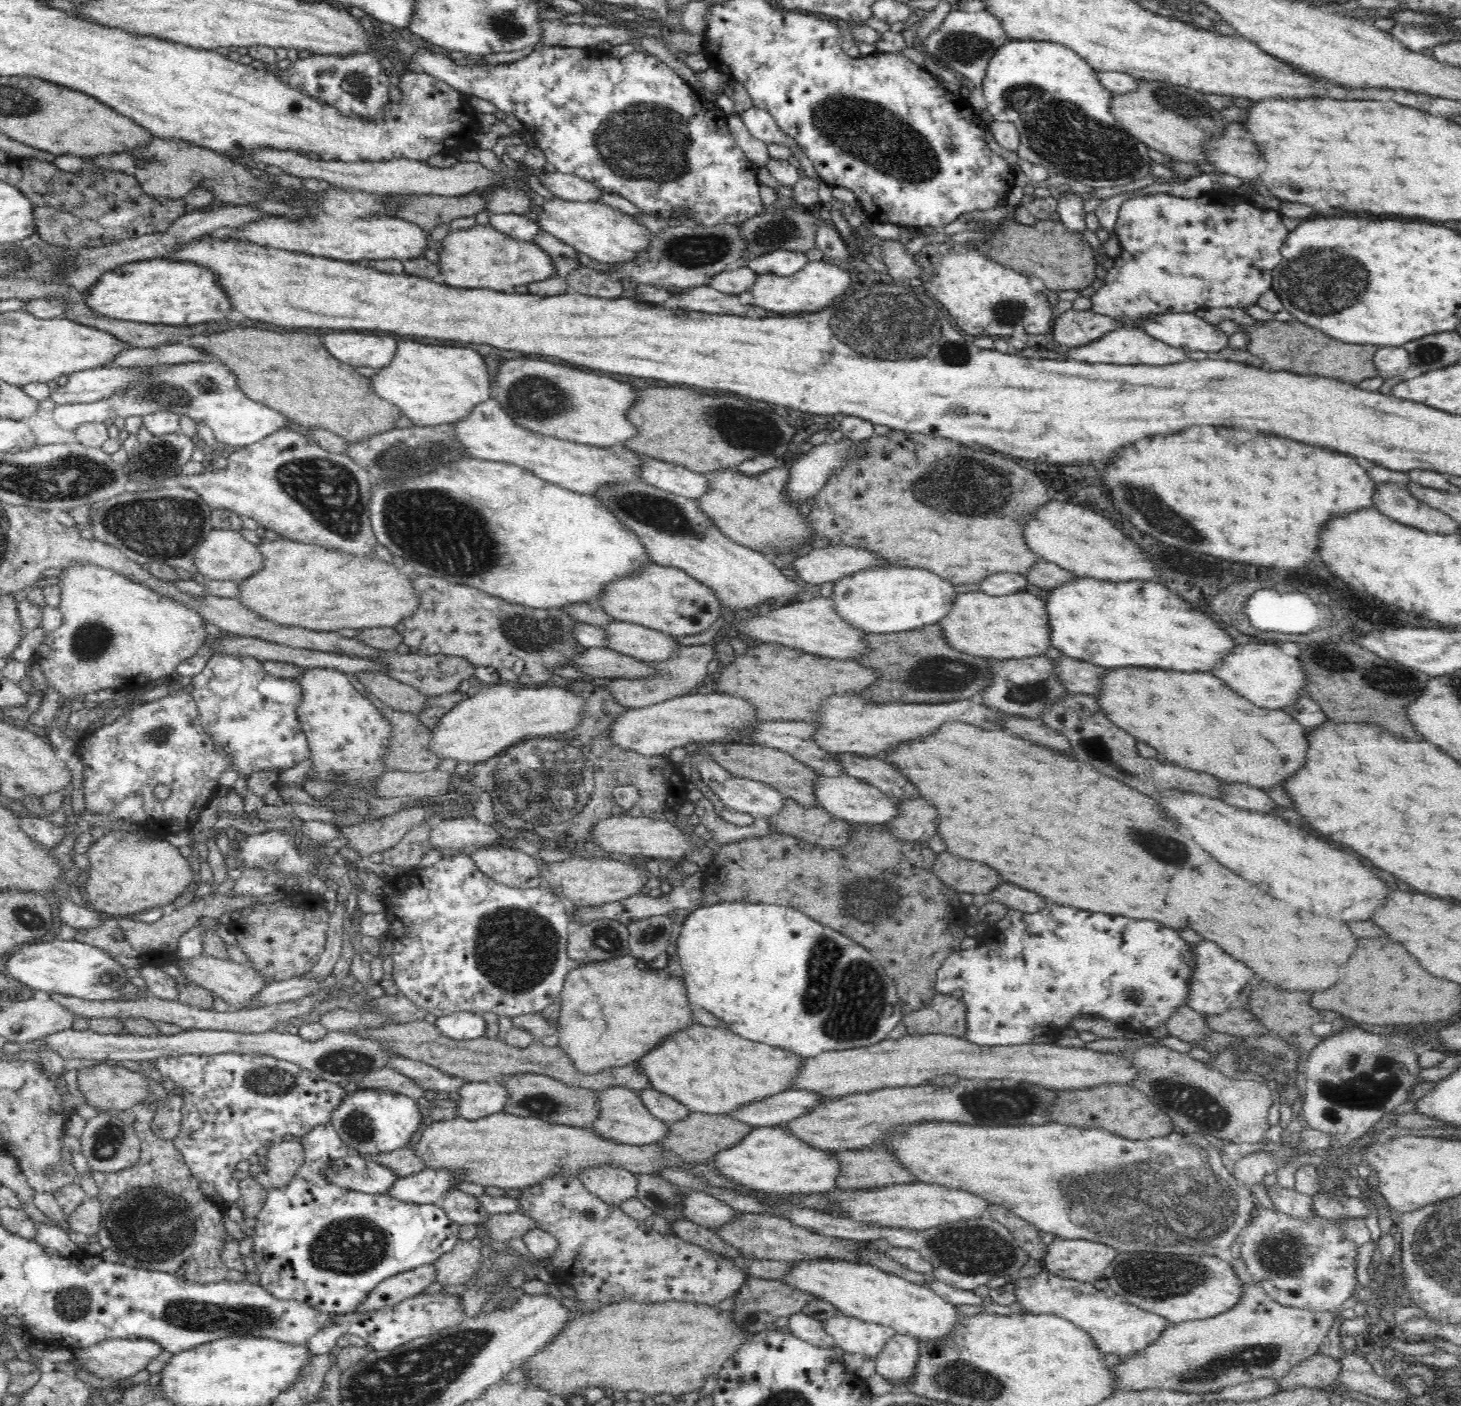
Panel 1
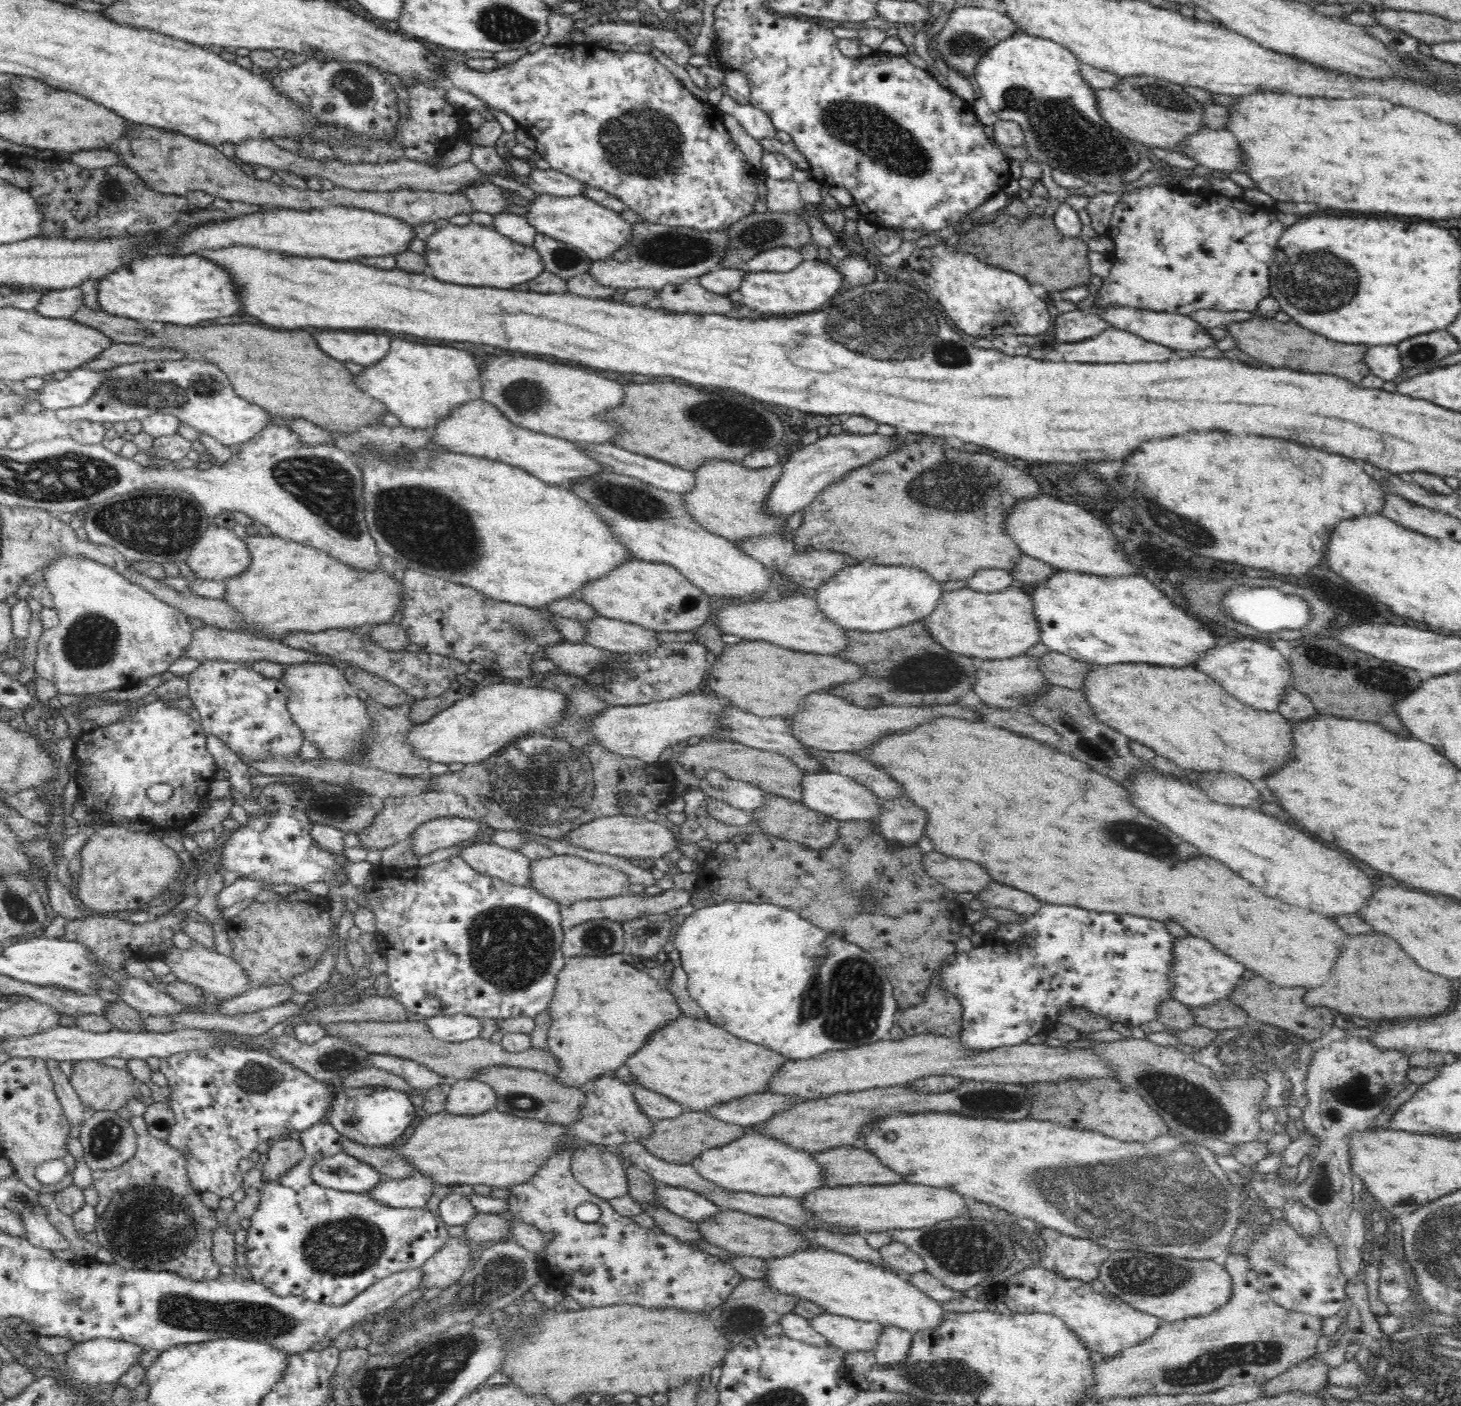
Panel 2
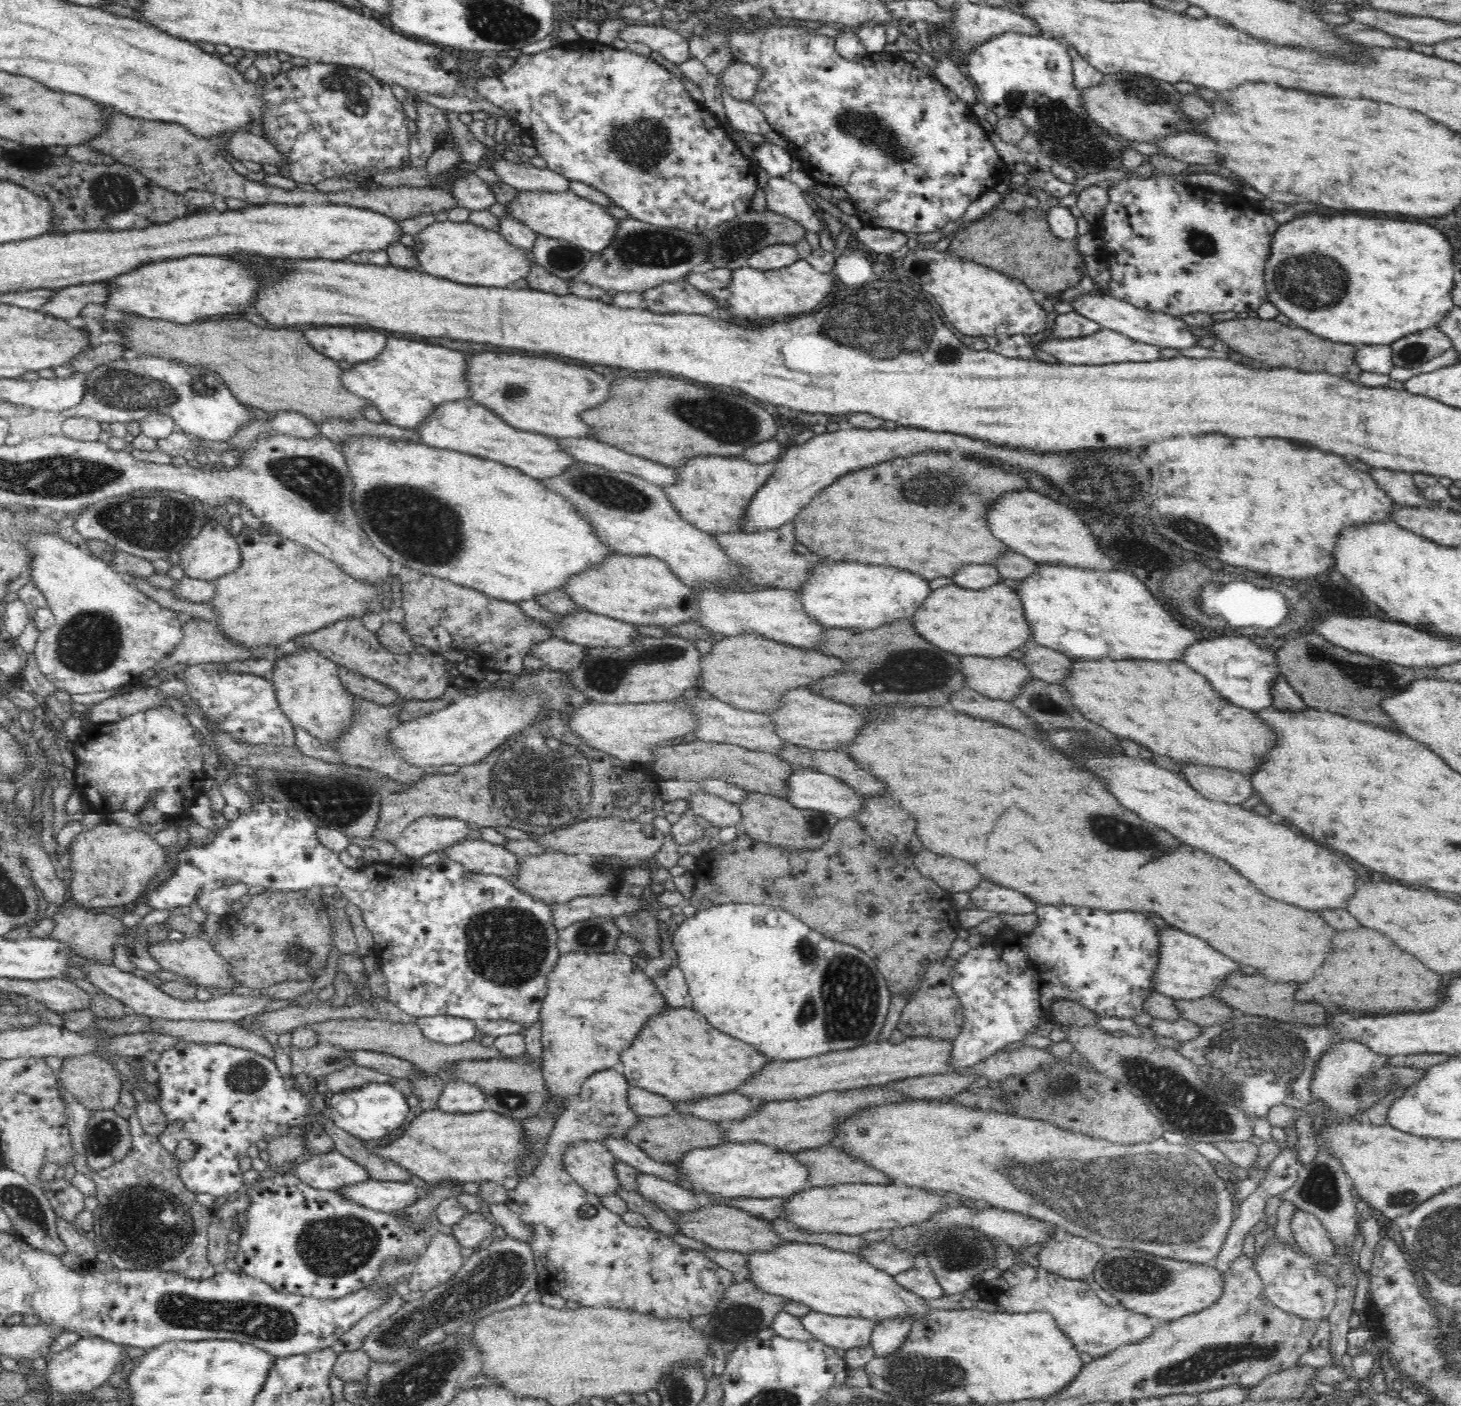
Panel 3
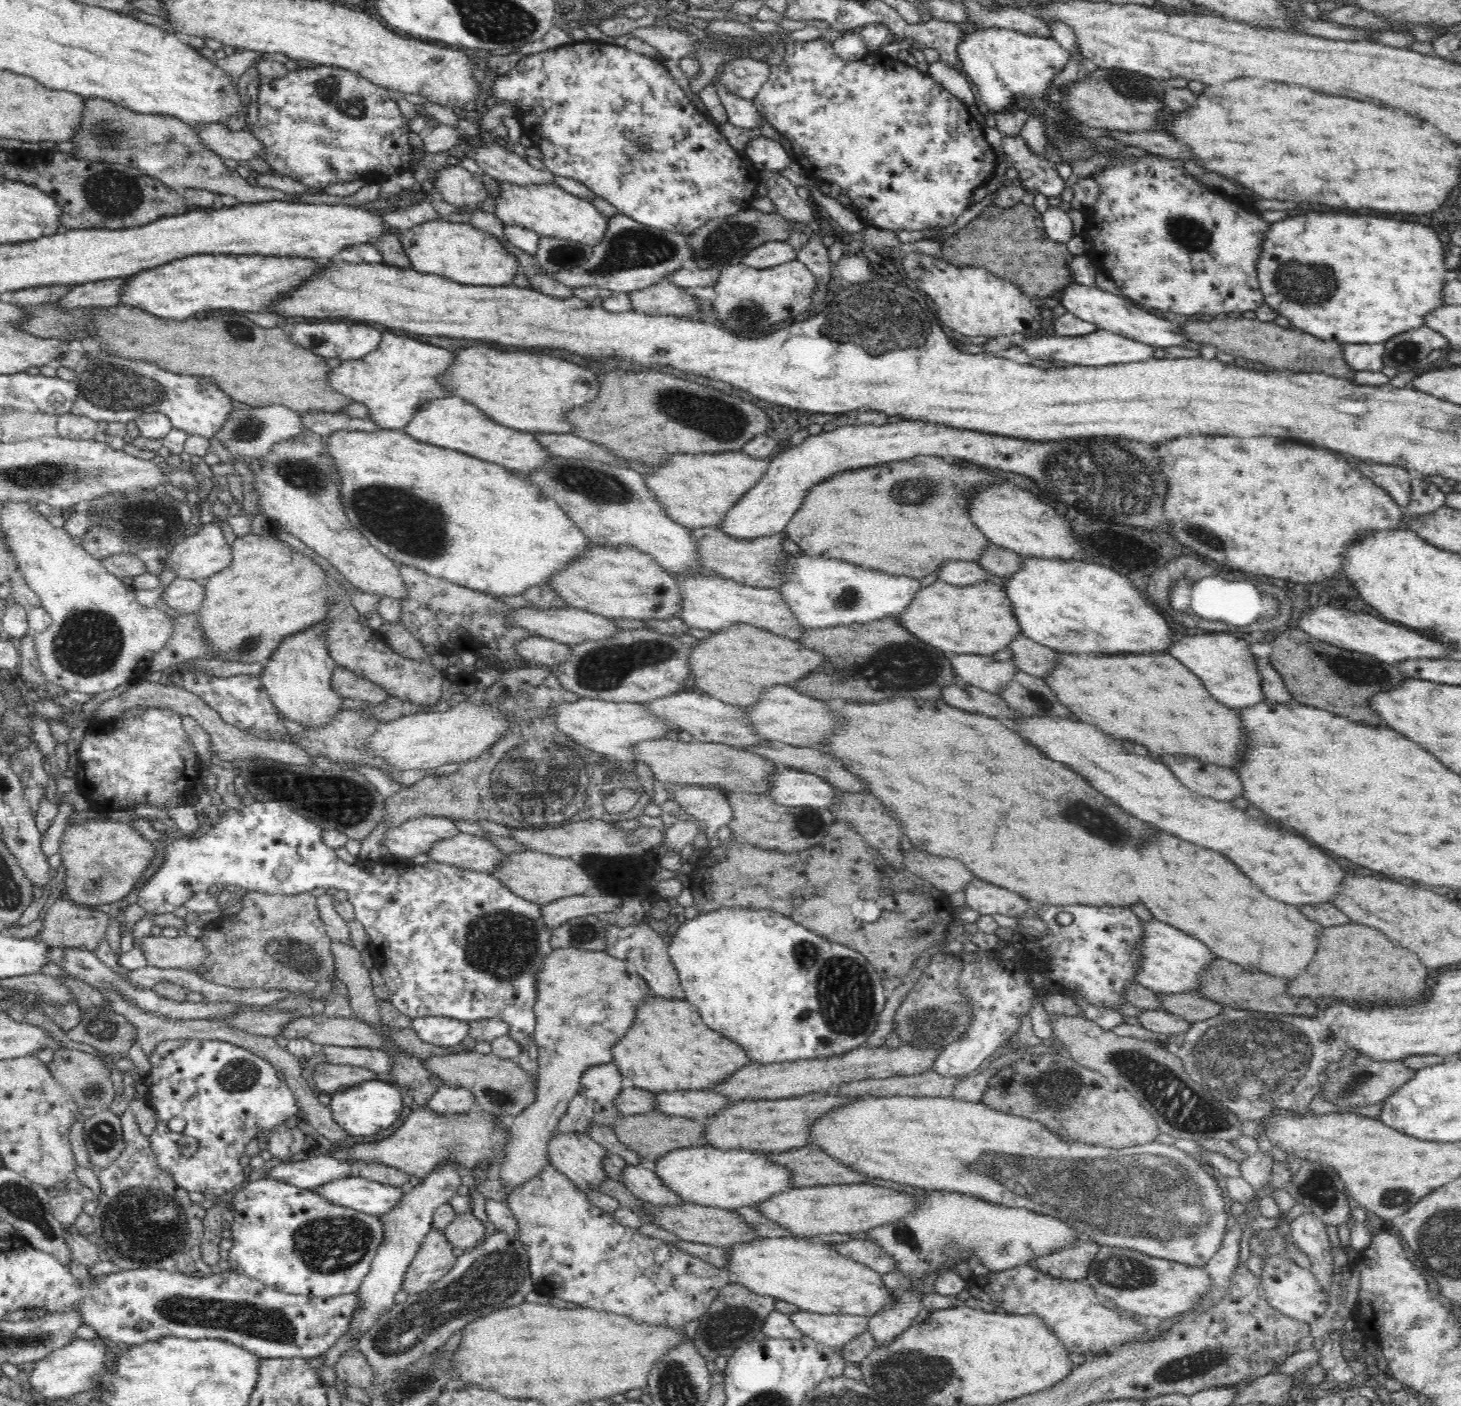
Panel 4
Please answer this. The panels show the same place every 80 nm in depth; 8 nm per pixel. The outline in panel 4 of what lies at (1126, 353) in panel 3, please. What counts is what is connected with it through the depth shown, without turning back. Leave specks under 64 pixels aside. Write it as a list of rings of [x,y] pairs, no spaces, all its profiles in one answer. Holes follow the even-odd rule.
[[[1099,329],[1095,333],[1084,336],[1056,336],[1055,334],[1026,336],[1019,349],[1032,360],[1054,359],[1071,365],[1097,367],[1107,364],[1146,362],[1154,358],[1154,350],[1157,347]]]

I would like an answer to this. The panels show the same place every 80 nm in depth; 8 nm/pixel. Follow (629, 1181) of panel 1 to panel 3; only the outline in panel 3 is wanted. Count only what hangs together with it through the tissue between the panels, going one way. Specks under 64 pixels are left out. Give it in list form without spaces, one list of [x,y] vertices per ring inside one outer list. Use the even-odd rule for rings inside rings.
[[[582,1141],[564,1152],[566,1171],[593,1195],[612,1196],[622,1185],[616,1173],[616,1155],[602,1142]]]

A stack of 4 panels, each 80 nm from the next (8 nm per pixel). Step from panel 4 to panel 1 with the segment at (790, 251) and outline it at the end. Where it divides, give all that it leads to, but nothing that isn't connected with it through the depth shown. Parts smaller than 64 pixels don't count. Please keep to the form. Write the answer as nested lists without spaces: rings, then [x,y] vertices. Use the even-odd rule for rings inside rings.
[[[774,250],[770,254],[753,257],[748,266],[759,274],[772,273],[788,277],[800,272],[808,262],[803,252]]]

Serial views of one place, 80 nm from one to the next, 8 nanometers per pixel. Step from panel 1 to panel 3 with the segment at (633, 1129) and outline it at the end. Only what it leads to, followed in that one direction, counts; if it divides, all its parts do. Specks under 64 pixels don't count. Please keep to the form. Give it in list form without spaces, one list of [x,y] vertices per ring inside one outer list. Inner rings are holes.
[[[616,1068],[596,1072],[582,1084],[580,1092],[571,1096],[566,1103],[564,1114],[554,1121],[546,1143],[544,1154],[538,1164],[513,1190],[507,1190],[505,1204],[526,1224],[534,1225],[534,1238],[528,1245],[532,1247],[536,1259],[539,1288],[544,1292],[556,1293],[566,1300],[574,1300],[580,1307],[616,1307],[638,1309],[642,1313],[664,1316],[708,1315],[720,1304],[724,1292],[736,1282],[730,1269],[718,1265],[704,1252],[678,1244],[670,1235],[650,1227],[639,1227],[626,1223],[624,1217],[612,1212],[602,1203],[598,1195],[584,1190],[564,1165],[564,1152],[582,1141],[602,1142],[609,1139],[626,1139],[628,1132],[638,1126],[641,1116],[632,1110],[628,1101],[631,1086],[627,1078],[618,1074]],[[589,1204],[596,1208],[595,1216],[579,1215],[580,1208]]]

